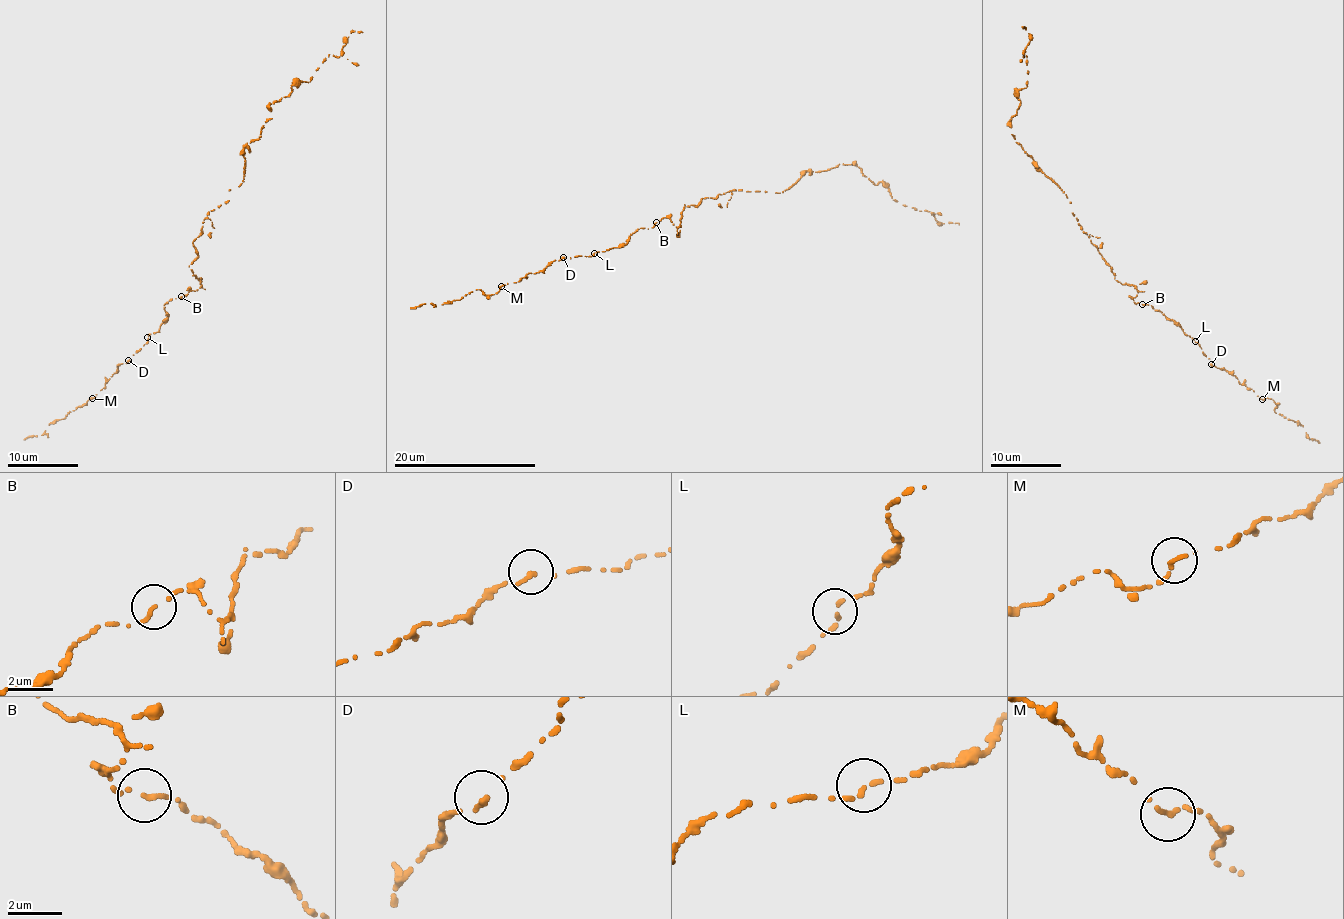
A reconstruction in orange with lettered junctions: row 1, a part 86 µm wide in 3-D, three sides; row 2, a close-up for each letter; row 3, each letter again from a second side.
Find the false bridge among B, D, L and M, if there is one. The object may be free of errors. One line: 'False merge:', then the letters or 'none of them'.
False merge: none of them

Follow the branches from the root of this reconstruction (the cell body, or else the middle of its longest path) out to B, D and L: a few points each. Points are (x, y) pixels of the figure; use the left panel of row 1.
B: (193, 261), (188, 267), (200, 281), (200, 287), (180, 297)
D: (193, 261), (188, 267), (200, 287), (166, 302), (168, 315), (158, 332), (150, 333), (147, 342), (128, 360)
L: (193, 261), (188, 267), (200, 287), (166, 302), (167, 318), (158, 332), (147, 337)

